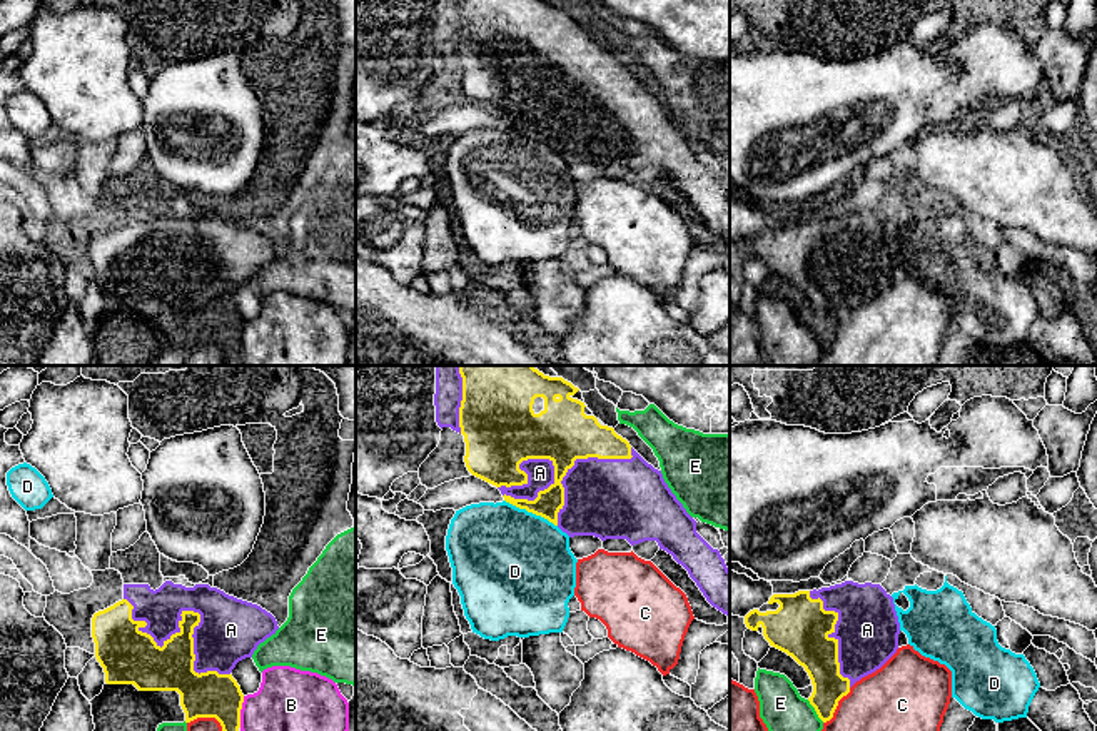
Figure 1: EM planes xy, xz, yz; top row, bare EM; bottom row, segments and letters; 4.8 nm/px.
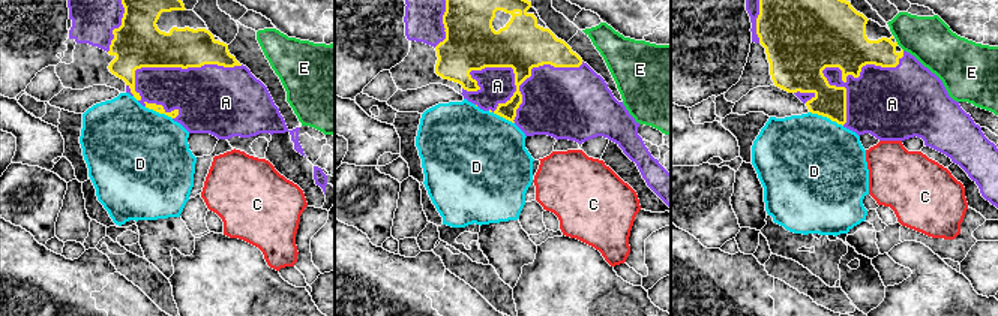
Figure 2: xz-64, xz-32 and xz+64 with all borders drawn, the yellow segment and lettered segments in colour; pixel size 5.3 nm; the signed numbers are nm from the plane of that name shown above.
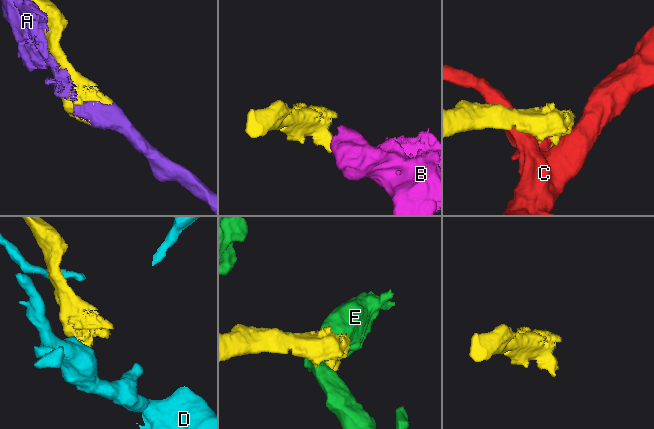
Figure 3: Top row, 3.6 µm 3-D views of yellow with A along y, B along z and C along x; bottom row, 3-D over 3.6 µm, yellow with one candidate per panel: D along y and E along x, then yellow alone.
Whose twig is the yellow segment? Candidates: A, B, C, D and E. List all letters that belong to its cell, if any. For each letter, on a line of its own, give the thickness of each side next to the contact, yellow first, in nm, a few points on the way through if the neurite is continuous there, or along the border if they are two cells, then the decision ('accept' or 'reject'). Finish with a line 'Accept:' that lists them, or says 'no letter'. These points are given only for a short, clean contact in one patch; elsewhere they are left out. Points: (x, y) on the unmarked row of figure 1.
A: 180 nm thick on the yellow side, 300 nm on the other; accept
B: 220 nm thick on the yellow side, 460 nm on the other; border along xy (244, 322), (239, 352); reject
C: 180 nm thick on the yellow side, 500 nm on the other; reject
D: 160 nm thick on the yellow side, 480 nm on the other; reject
E: 180 nm thick on the yellow side, 240 nm on the other; reject
Accept: A

